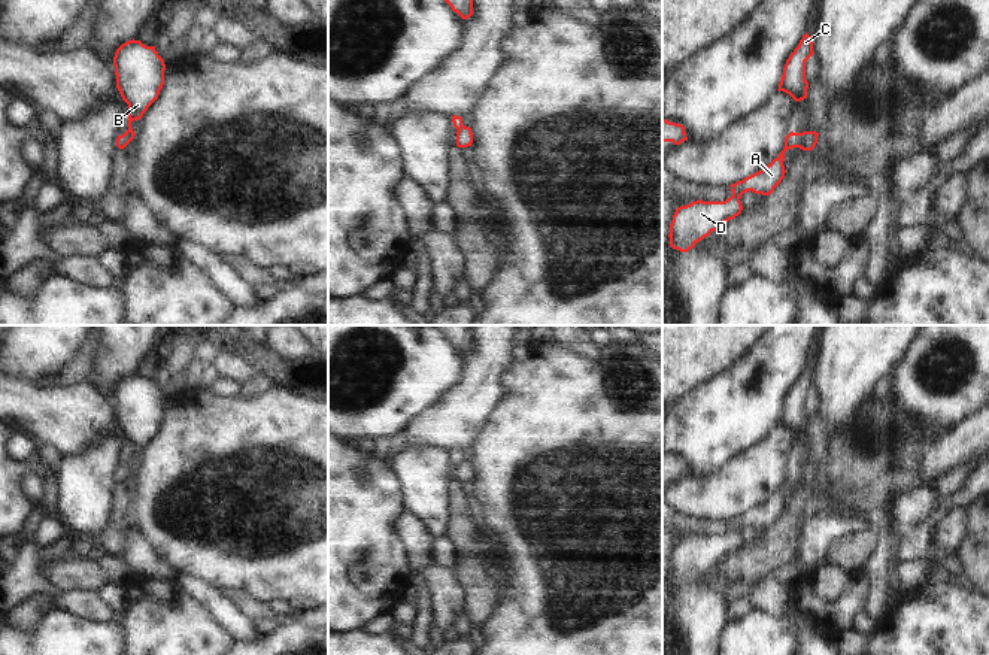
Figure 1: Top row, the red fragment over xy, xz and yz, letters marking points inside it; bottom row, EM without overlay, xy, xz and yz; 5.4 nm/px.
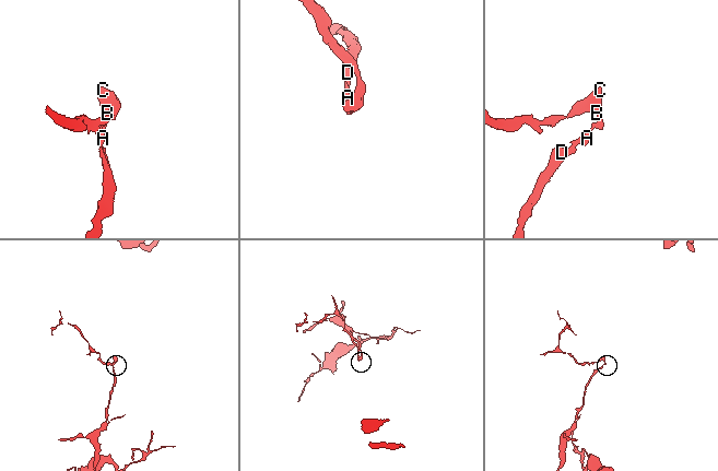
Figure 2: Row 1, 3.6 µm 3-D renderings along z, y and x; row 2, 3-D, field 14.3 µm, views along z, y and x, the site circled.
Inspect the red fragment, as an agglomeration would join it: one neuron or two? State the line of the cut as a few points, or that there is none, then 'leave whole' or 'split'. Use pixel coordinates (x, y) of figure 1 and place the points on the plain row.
yz (797, 467), (801, 472), (800, 482) | split

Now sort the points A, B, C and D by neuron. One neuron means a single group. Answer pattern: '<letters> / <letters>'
A D / B C

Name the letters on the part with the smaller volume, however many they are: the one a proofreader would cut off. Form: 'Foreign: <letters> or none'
Foreign: B, C

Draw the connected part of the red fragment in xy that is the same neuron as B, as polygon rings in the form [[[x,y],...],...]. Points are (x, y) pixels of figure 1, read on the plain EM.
[[[140,374],[122,377],[113,391],[116,422],[128,439],[128,464],[124,467],[128,477],[136,467],[131,457],[143,451],[148,442],[158,433],[164,419],[164,394],[155,380],[146,380]]]

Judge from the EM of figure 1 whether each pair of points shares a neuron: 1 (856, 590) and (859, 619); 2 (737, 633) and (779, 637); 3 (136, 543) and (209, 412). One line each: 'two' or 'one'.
1: two
2: one
3: two

